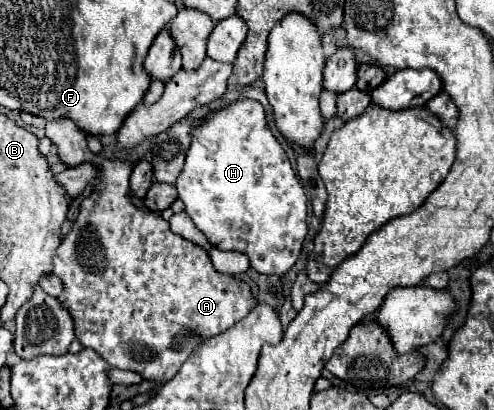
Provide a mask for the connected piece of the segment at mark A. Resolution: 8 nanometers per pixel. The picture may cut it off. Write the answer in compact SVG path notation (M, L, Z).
M67 118L59 122L47 122L45 130L47 138L57 146L59 160L65 166L75 168L89 162L99 168L91 196L81 202L81 210L71 232L63 238L53 256L53 274L63 282L63 292L57 300L71 314L79 342L85 348L95 350L101 358L107 360L109 366L137 372L145 380L167 382L177 374L179 366L191 356L199 342L229 330L235 322L245 318L257 304L257 298L251 294L249 284L241 278L217 272L209 260L207 250L173 234L169 230L169 222L163 220L157 212L141 210L129 200L129 176L133 162L105 162L105 158L91 154L85 134Z

